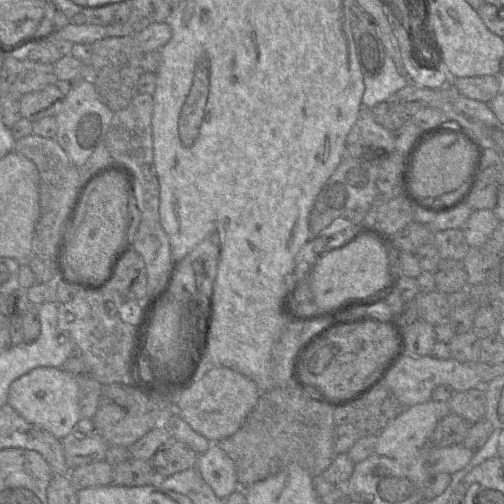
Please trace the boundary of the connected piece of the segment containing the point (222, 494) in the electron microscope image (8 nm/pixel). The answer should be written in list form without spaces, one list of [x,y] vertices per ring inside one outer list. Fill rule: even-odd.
[[[212,443],[206,452],[199,455],[196,469],[221,500],[240,489],[234,464],[217,443]]]

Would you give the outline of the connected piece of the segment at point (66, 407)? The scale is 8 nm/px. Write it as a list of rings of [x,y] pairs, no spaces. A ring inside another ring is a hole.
[[[36,367],[15,379],[9,387],[7,404],[26,421],[58,439],[66,437],[82,418],[77,380],[61,367]]]

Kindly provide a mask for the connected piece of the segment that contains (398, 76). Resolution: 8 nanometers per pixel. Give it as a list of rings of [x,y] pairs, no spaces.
[[[386,56],[381,71],[375,76],[363,76],[362,106],[372,108],[390,99],[394,93],[409,84],[407,76],[399,70],[391,56]]]

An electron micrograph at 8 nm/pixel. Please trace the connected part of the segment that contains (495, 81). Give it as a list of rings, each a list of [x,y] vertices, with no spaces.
[[[498,75],[450,78],[449,83],[452,83],[460,94],[485,103],[502,90],[502,81]]]

